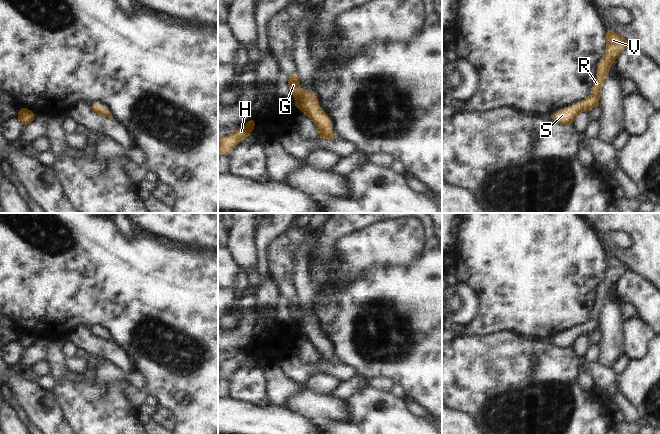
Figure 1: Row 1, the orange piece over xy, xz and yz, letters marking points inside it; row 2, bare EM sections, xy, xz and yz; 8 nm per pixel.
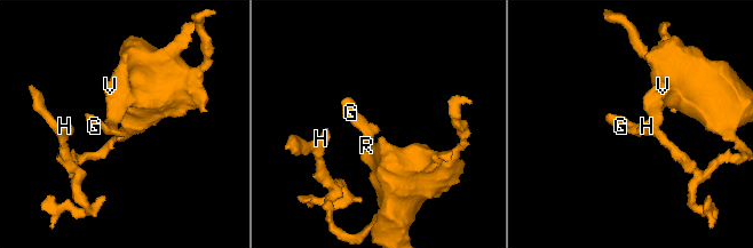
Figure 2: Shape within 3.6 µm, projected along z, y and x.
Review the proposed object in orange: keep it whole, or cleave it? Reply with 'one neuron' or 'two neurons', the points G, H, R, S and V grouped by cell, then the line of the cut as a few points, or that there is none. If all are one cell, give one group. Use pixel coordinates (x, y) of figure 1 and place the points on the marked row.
one neuron | G H R S V | no cut

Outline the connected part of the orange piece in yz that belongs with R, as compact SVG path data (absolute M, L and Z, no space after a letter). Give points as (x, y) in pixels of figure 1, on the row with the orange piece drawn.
M607 29L605 54L597 65L597 76L593 82L591 94L576 105L556 111L550 117L563 125L573 125L575 118L581 111L589 112L594 107L599 107L600 94L608 71L617 57L629 46L631 45L628 40L614 30Z

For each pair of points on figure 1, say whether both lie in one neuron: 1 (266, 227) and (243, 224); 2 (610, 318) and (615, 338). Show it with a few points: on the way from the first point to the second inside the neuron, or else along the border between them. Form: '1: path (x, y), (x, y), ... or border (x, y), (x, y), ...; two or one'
1: border (254, 231), (255, 255); two
2: path (611, 323), (612, 333); one

